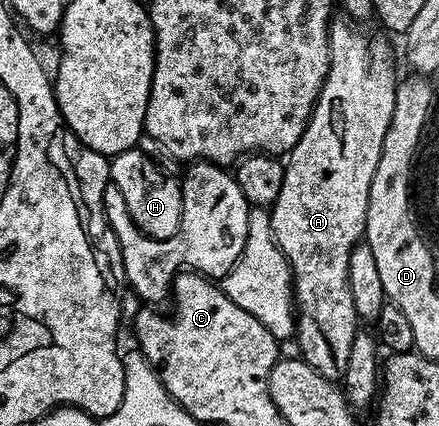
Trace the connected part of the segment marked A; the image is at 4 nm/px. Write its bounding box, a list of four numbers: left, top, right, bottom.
[271,19,399,382]

